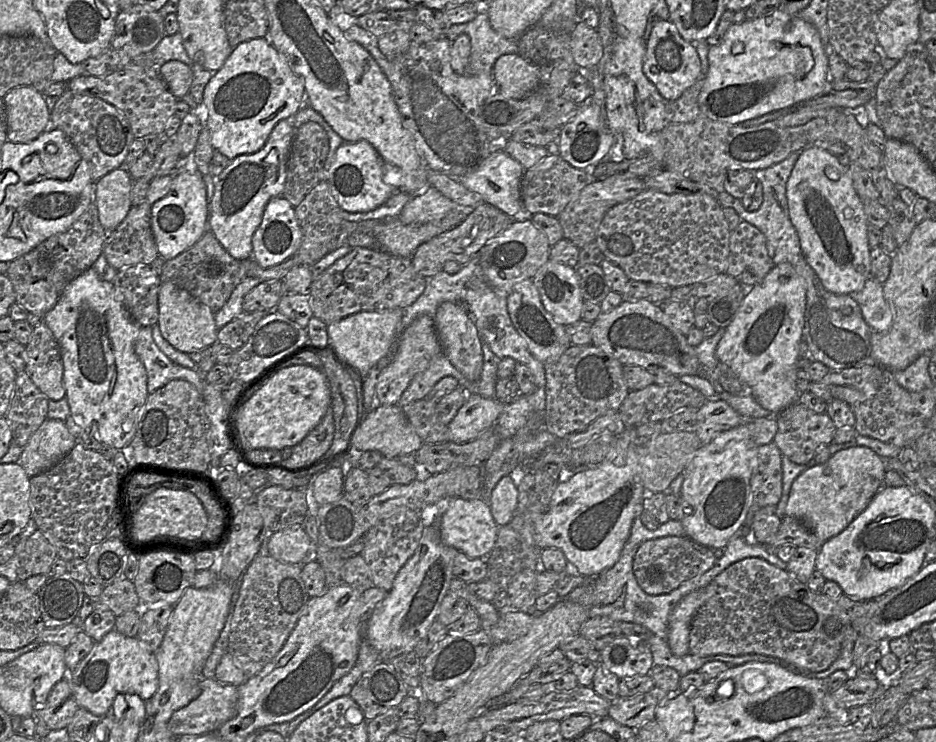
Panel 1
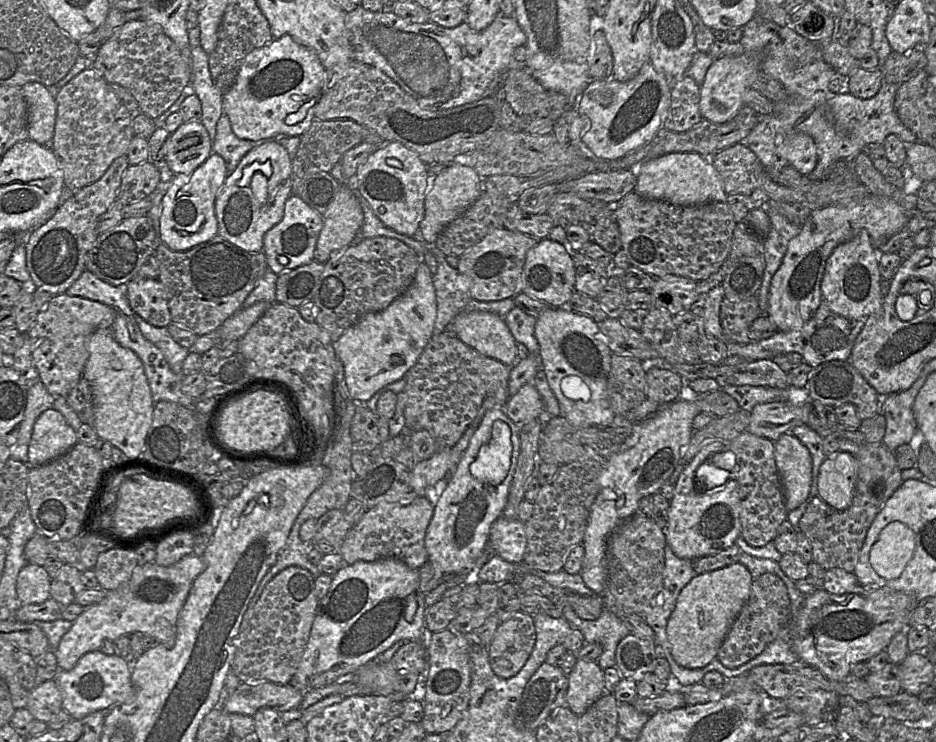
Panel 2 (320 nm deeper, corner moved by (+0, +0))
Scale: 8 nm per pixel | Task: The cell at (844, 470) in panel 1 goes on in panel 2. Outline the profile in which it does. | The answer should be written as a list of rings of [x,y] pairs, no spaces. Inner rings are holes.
[[[838,451],[820,466],[818,495],[832,508],[846,510],[854,498],[856,479],[856,457],[849,452]]]

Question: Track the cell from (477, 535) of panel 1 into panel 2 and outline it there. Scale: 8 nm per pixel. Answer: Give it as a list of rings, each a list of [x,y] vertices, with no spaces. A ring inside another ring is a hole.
[[[502,516],[495,520],[489,533],[489,551],[508,562],[522,562],[527,546],[524,524],[519,519]]]

